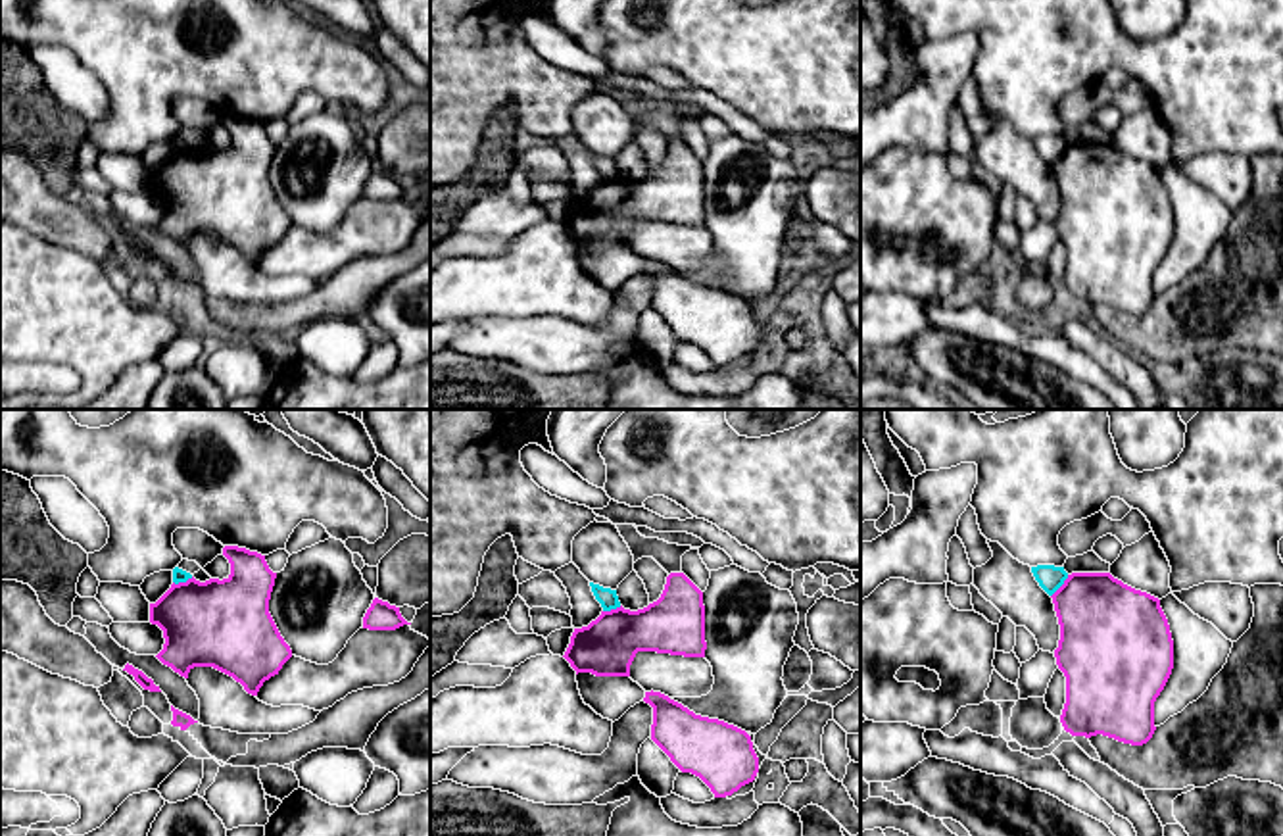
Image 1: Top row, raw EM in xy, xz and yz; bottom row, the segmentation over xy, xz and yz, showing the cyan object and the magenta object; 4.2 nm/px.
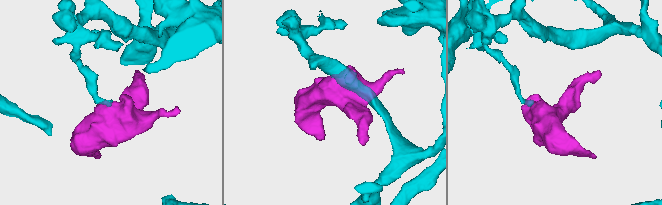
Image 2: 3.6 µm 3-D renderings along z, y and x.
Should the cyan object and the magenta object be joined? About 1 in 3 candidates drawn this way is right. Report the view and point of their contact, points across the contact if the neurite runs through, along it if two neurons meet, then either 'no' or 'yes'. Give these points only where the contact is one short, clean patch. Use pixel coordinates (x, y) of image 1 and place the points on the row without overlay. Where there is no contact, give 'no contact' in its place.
yz (1061, 154) | along yz (1068, 145), (1051, 166) | no

